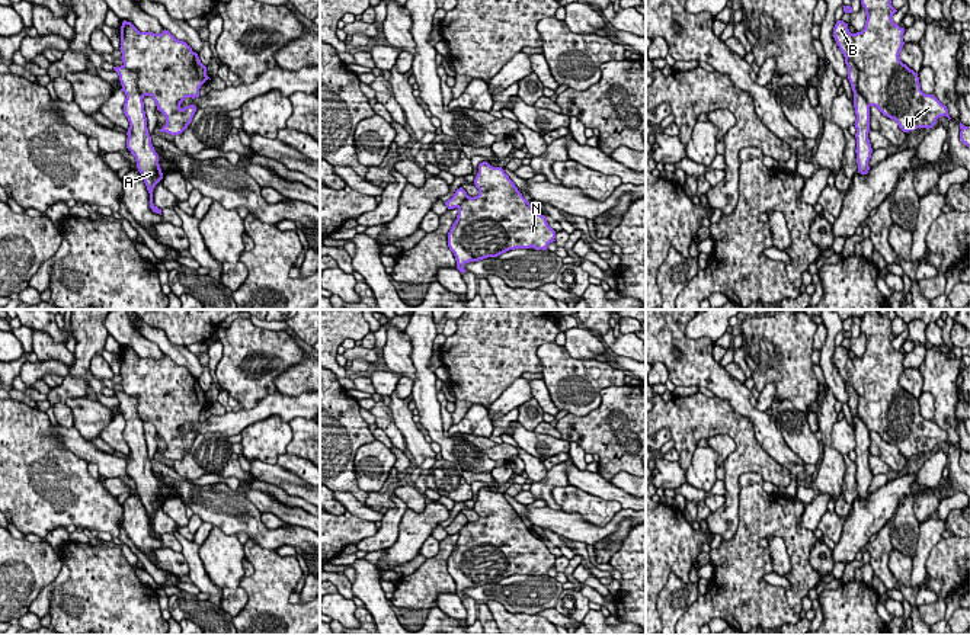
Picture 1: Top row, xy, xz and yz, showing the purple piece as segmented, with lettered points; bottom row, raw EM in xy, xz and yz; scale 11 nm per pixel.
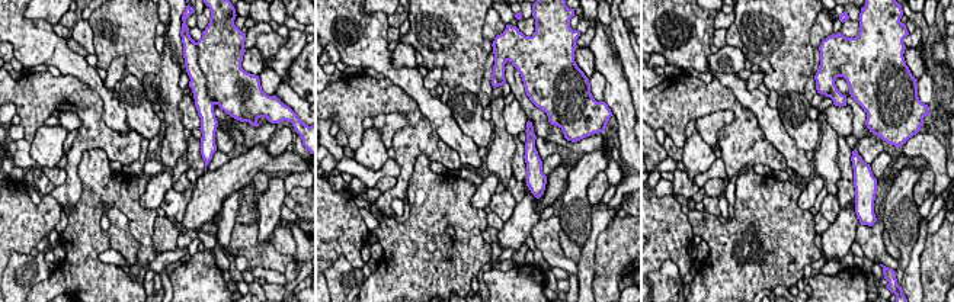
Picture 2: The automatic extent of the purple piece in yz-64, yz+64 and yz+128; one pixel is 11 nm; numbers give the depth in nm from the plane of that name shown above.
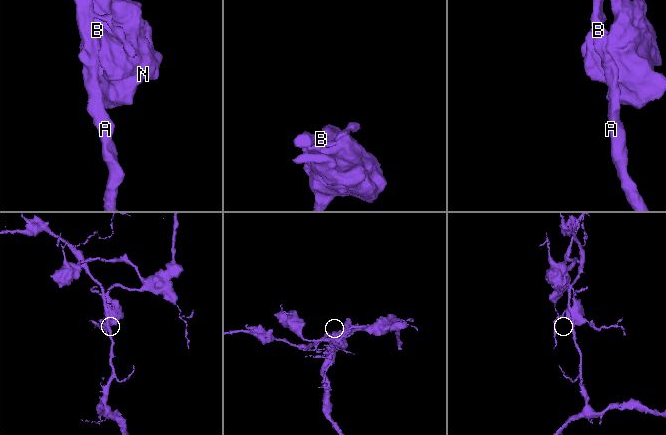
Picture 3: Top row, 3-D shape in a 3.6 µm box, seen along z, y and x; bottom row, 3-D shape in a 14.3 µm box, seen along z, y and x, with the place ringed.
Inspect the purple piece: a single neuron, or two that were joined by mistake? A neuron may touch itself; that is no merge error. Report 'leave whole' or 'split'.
split

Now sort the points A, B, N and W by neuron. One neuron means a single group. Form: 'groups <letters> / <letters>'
groups A / B N W

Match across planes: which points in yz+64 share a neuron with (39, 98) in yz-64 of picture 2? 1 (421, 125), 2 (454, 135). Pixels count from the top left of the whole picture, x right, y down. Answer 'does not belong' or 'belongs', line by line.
1: belongs
2: does not belong

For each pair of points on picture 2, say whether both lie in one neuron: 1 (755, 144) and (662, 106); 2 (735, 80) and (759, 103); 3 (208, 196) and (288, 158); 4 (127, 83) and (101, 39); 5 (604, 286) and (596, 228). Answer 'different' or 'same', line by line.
1: same
2: same
3: same
4: different
5: different

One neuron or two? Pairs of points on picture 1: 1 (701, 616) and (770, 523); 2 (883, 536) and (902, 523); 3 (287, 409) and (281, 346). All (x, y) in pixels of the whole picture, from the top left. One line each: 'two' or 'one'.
1: one
2: two
3: two

